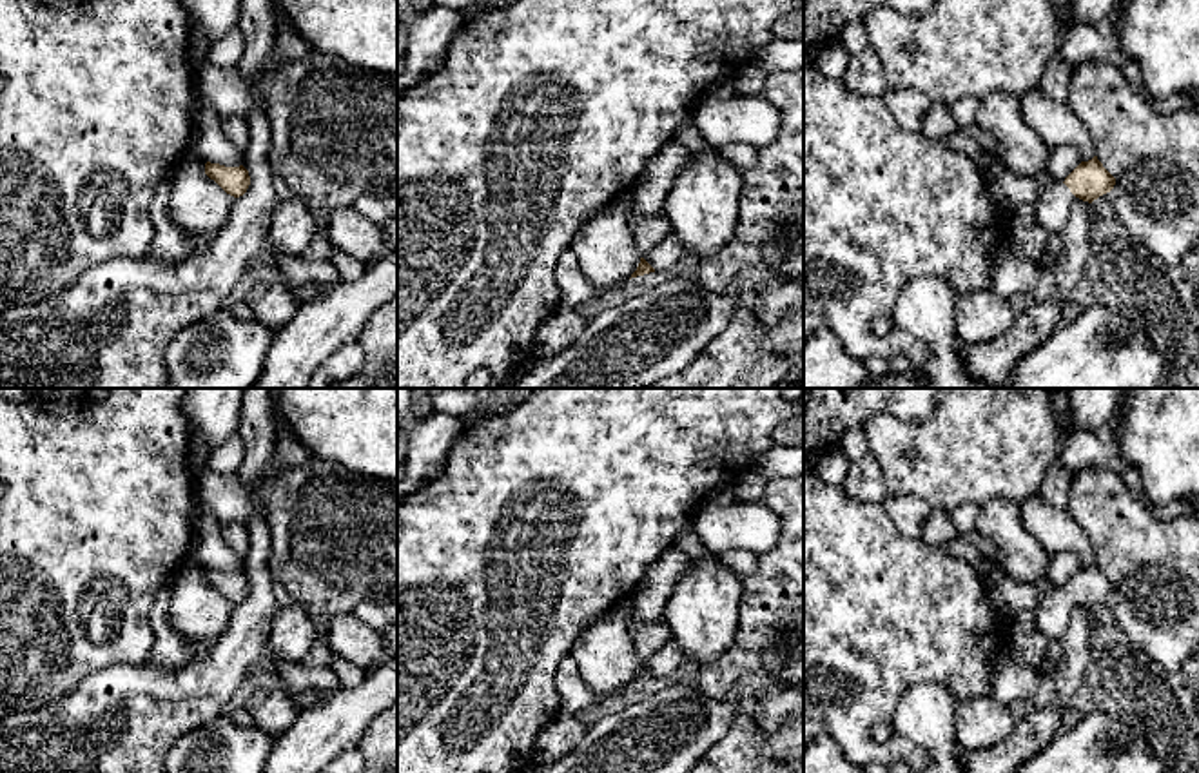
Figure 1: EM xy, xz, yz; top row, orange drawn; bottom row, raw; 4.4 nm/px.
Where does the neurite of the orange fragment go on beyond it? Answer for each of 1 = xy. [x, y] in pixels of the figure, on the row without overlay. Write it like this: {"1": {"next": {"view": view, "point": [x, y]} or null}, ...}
{"1": {"next": null}}

